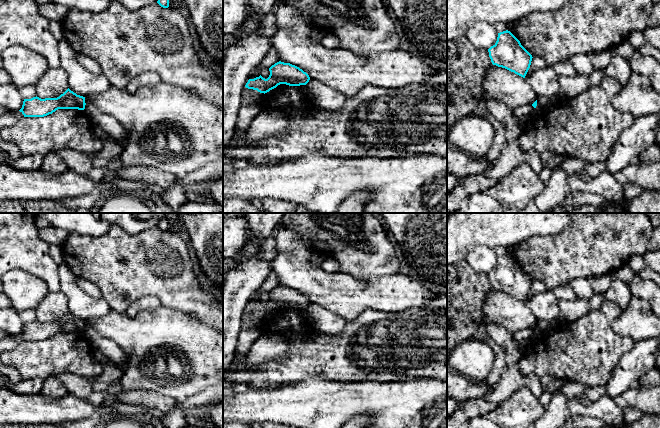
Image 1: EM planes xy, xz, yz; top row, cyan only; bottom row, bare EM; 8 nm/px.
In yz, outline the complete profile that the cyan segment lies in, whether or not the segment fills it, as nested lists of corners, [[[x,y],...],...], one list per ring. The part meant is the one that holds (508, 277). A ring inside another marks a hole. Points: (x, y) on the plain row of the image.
[[[508,254],[498,257],[496,267],[488,273],[493,289],[505,292],[525,302],[532,285],[532,279]]]

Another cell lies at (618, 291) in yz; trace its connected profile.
[[[613,279],[605,292],[605,300],[616,302],[622,310],[629,305],[631,296],[629,285],[619,279]]]

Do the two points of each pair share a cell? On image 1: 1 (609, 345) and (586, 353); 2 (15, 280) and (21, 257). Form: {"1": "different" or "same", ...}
{"1": "same", "2": "different"}

